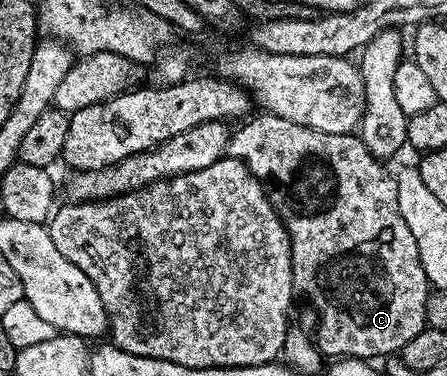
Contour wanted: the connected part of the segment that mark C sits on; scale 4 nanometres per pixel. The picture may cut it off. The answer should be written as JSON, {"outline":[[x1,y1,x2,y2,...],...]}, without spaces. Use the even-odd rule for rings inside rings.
{"outline":[[264,112,258,113,258,118,250,117,248,120,242,121,238,130,234,129,229,138,229,148,227,151,228,157,237,158,243,162,250,170,250,172,260,180,266,180,270,178,273,181,273,186,277,191,272,191,271,201,277,211,277,217,281,219,282,224,285,226,285,231,289,234,289,243,291,244,291,272,293,273,293,288,298,295,301,294,310,302,311,305,317,309,317,334,315,330,315,341,317,343,318,350,322,355,333,357,333,360,342,358,359,358,362,360,378,360,384,359,386,356,396,355,407,344,407,340,415,340,415,336,419,336,419,332,423,332,427,329,427,323,425,317,427,316,427,304,429,303,429,296,431,293,431,287,429,284,429,277,427,272,423,268,423,264,419,260,419,248,415,244,415,236,411,236,411,228,407,228,407,220,403,220,403,216,399,212,399,192,397,191,397,179,392,173,388,174,385,171,386,163,382,159,377,158,371,153,367,147,361,142,360,137,356,133,351,134,328,134,327,132,319,132,318,130,312,130,311,128,303,128,299,124,291,124,291,120,283,120,279,116,274,114,267,114]]}

